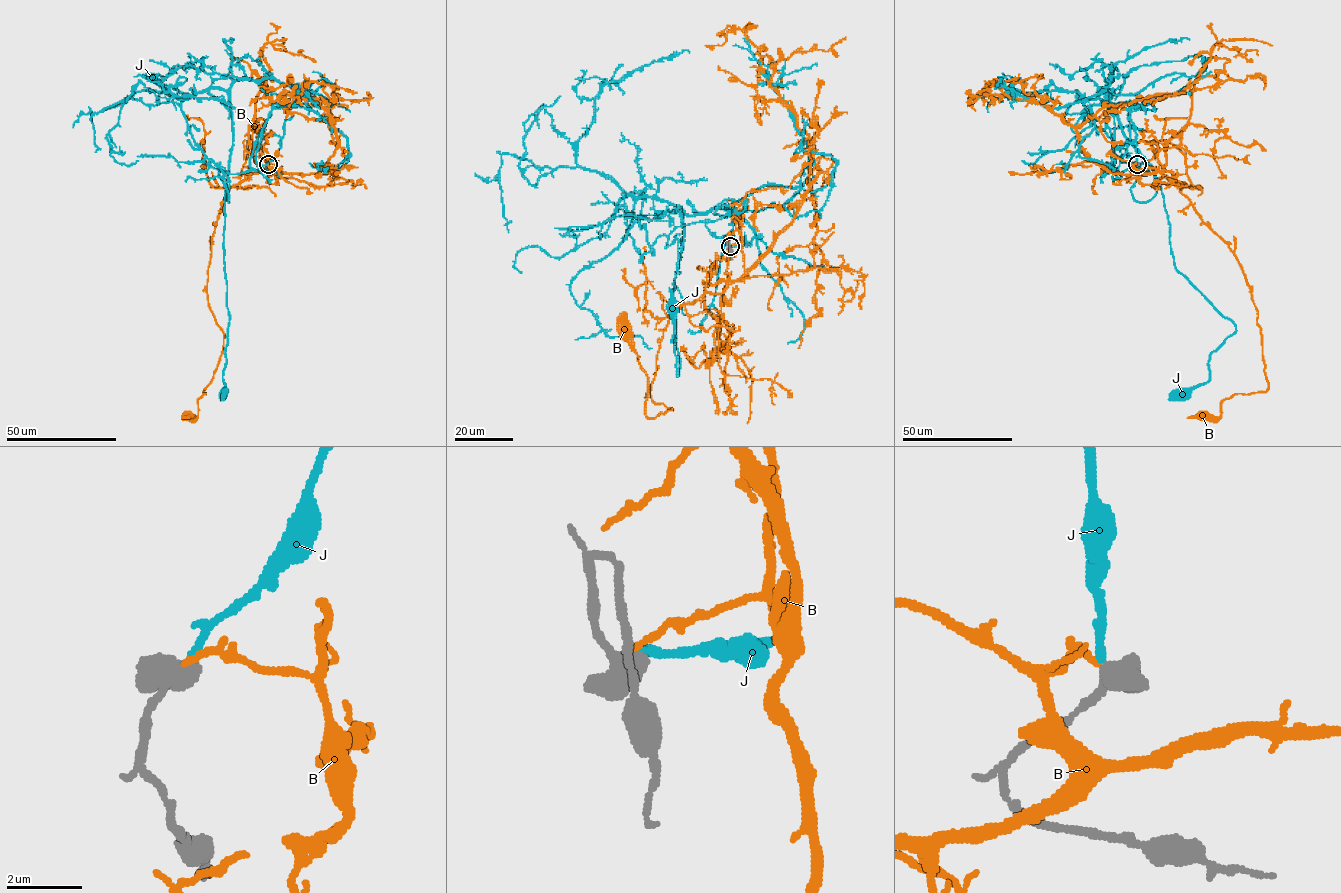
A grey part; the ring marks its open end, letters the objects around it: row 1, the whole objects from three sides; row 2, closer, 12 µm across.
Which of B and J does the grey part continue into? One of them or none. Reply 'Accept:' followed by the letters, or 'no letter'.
Accept: J

